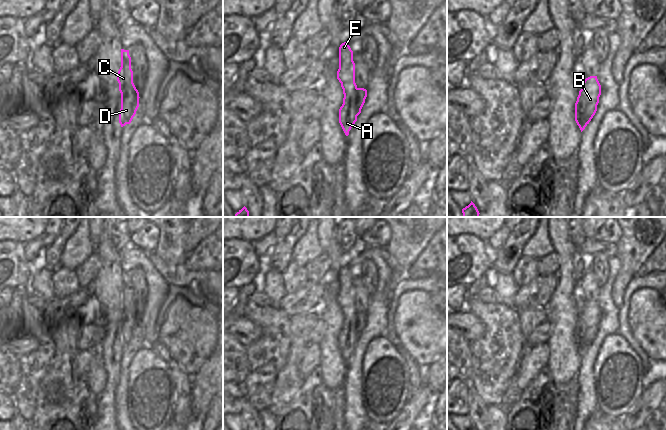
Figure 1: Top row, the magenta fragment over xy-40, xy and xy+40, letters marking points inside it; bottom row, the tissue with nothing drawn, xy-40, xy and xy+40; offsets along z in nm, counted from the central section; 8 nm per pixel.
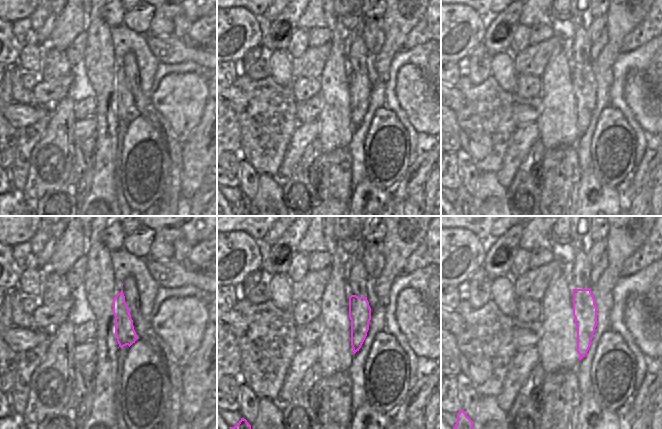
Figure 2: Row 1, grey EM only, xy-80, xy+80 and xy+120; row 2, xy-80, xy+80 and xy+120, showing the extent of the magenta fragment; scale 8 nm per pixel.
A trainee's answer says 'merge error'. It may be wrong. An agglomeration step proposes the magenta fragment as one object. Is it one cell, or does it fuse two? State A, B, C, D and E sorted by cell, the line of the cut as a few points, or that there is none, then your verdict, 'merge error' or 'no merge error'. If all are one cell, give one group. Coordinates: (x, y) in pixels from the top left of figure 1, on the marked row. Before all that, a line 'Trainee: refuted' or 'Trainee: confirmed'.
Trainee: confirmed
groups A C D E / B; cut xy+40 (580, 90), (579, 127); merge error

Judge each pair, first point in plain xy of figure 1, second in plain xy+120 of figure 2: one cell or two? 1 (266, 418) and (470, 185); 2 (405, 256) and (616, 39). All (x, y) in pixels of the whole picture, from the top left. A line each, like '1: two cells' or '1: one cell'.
1: two cells
2: one cell

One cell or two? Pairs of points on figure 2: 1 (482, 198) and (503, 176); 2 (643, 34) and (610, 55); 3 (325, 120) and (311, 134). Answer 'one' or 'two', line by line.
1: two
2: two
3: two

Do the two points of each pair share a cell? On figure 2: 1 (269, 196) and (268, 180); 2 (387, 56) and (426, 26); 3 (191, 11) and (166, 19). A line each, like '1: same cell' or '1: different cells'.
1: same cell
2: different cells
3: same cell

